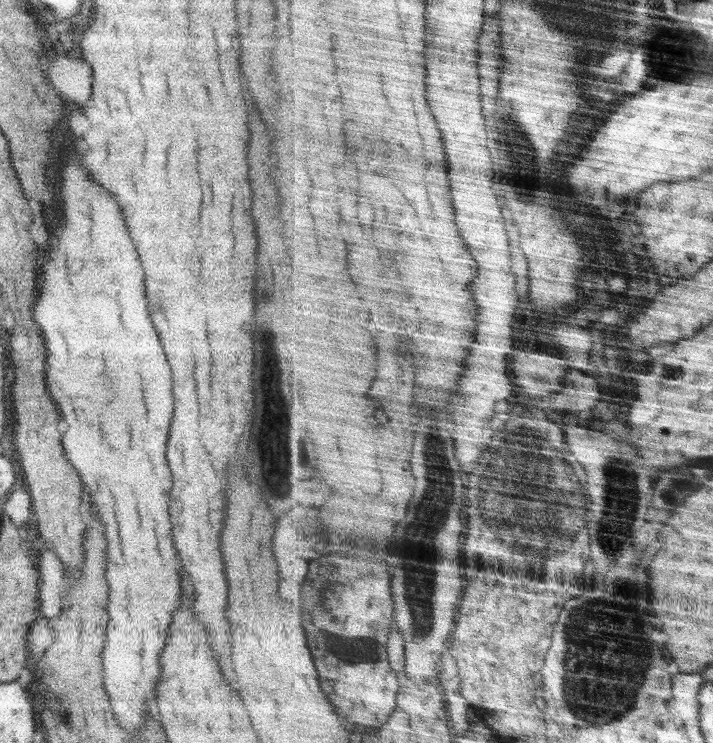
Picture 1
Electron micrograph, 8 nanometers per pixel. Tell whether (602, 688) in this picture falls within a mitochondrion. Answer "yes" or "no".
yes

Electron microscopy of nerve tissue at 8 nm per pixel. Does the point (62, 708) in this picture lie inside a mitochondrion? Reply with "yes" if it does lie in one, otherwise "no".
yes

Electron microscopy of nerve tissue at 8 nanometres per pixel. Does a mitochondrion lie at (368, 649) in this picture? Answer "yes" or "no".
yes

